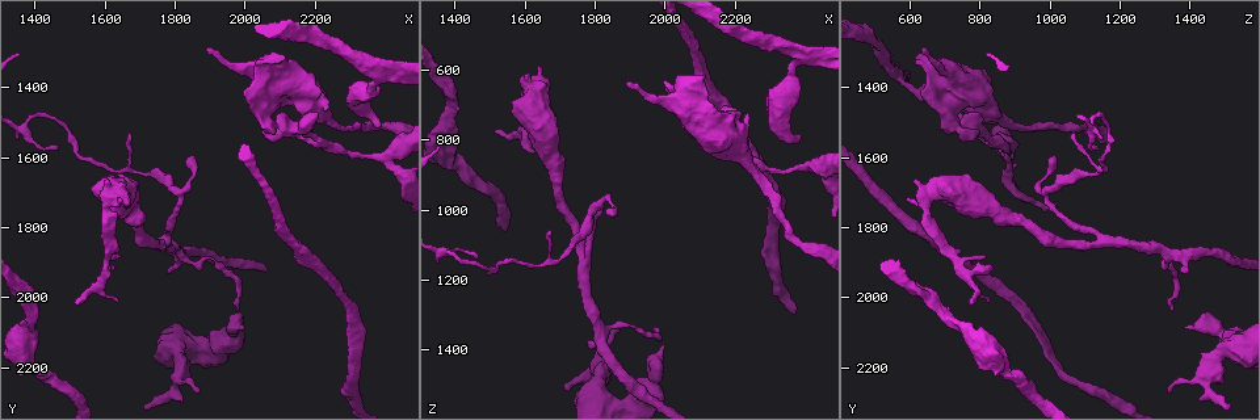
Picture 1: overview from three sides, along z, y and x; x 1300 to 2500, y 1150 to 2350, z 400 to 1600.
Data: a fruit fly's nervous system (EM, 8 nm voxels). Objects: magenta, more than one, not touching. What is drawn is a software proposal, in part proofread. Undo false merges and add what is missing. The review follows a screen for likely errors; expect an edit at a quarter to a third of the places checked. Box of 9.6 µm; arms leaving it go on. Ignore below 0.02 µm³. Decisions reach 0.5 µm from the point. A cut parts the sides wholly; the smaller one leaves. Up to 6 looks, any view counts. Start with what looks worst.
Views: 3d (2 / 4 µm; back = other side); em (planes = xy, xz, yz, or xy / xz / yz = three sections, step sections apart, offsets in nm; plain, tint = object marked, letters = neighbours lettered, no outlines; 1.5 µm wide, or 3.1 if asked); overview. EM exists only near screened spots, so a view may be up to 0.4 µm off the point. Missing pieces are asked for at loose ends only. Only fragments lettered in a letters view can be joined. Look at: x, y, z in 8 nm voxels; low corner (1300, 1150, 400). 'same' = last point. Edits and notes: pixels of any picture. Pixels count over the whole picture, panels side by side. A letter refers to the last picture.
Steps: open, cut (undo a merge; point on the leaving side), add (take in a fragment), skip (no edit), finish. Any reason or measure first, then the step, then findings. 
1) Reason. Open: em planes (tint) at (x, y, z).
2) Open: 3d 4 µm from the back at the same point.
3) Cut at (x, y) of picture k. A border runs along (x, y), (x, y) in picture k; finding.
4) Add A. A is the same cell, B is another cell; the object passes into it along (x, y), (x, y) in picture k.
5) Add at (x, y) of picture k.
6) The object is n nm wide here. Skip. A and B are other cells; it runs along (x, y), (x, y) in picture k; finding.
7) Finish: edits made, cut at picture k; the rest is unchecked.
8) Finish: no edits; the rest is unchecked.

A narrow waist. Open: em planes (letters) at (2370, 1370, 560).

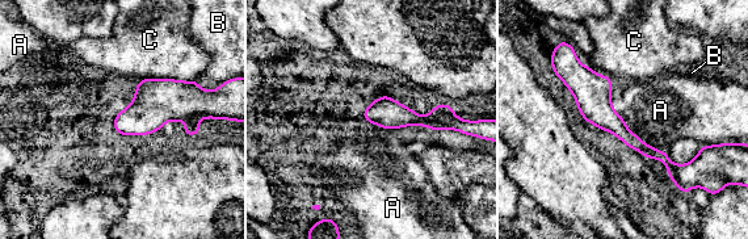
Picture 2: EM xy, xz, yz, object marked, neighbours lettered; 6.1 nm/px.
Skip. A, B and C are other cells; it runs along (562, 49), (593, 103), (664, 158) in picture 2; continuous, no second neuron.

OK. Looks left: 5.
An open end. Open: em yz step 8 (tint) at (1890, 1290, 640).

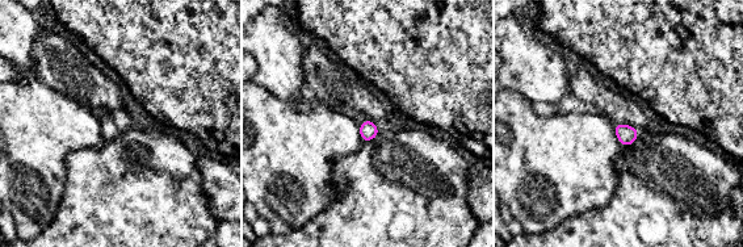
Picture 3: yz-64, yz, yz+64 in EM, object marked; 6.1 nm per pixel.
Open: em planes (letters) at the same point.

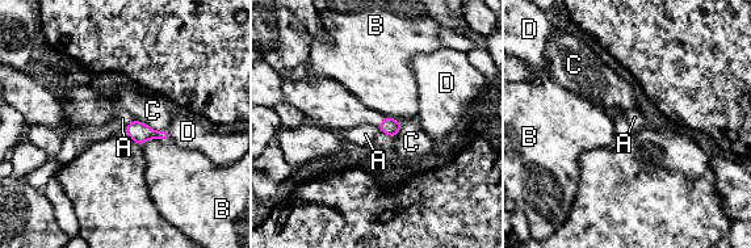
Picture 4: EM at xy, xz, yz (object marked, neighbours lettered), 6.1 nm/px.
Skip. A, B, C and D are other cells; a border runs along (134, 120), (125, 127) in picture 4; none of them fits.

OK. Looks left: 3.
Thin arm on a thick one. Open: em planes (letters) at (2400, 1600, 870).

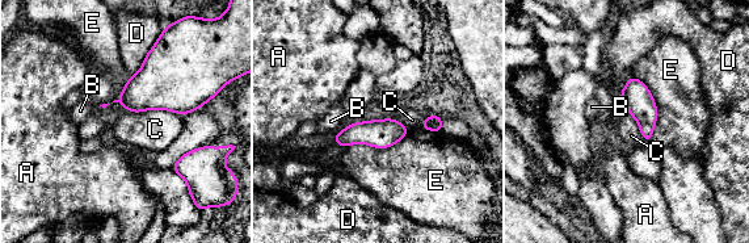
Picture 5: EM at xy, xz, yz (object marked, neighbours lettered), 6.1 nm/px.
Skip. A, B, C, D and E are other cells; a border runs along (129, 110), (169, 109), (182, 116) in picture 5; one neuron here.

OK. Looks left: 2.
Finish: no edits; the rest is unchecked.

